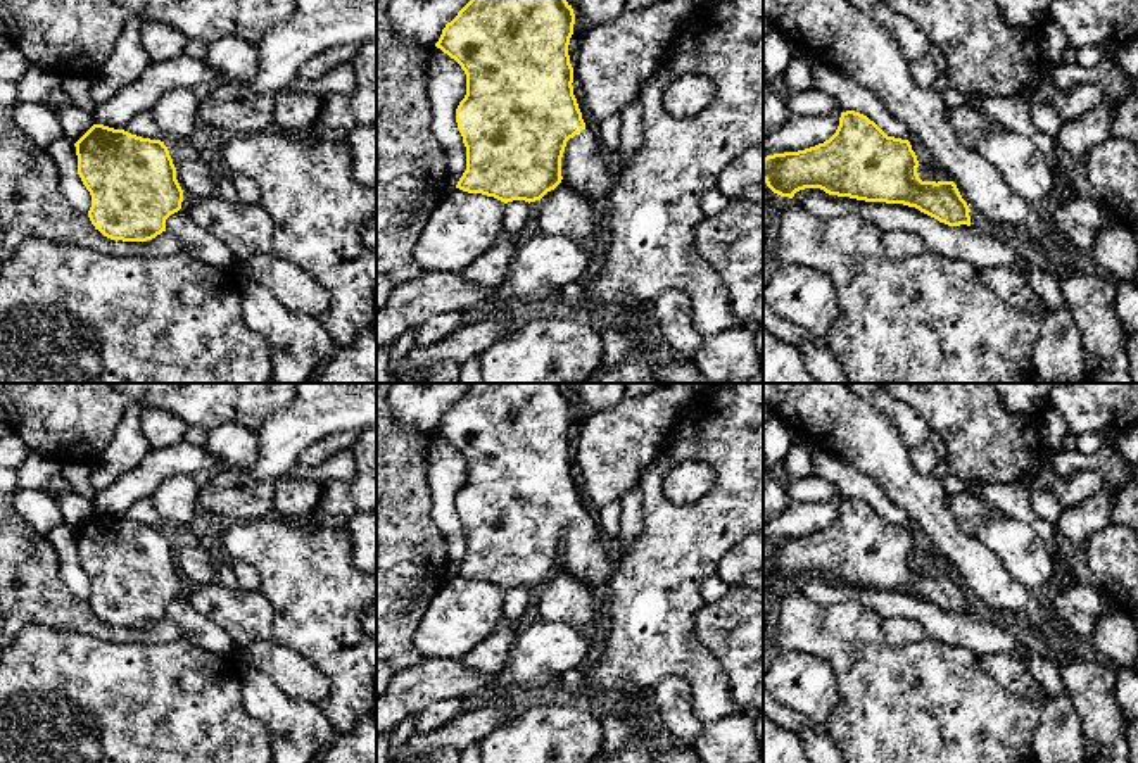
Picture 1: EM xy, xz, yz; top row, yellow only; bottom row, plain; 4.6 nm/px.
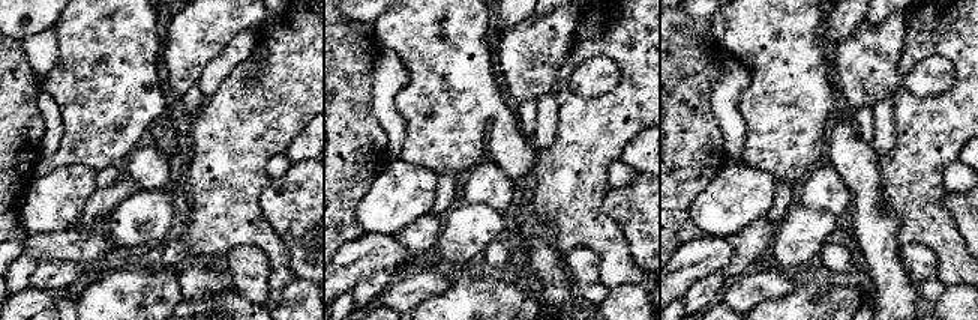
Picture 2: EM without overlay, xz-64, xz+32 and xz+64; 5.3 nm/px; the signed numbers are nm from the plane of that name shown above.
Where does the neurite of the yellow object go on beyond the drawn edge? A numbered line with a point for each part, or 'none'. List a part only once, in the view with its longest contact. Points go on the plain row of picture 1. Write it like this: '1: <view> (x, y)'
1: xz (584, 553)

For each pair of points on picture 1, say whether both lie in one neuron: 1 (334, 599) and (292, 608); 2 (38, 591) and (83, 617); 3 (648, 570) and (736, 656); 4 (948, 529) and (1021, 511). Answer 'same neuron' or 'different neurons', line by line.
1: same neuron
2: same neuron
3: different neurons
4: different neurons

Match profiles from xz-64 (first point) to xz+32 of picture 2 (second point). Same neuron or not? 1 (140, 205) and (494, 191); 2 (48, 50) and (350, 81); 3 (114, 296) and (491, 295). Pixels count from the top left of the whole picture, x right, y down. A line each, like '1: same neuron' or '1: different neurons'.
1: different neurons
2: different neurons
3: same neuron

